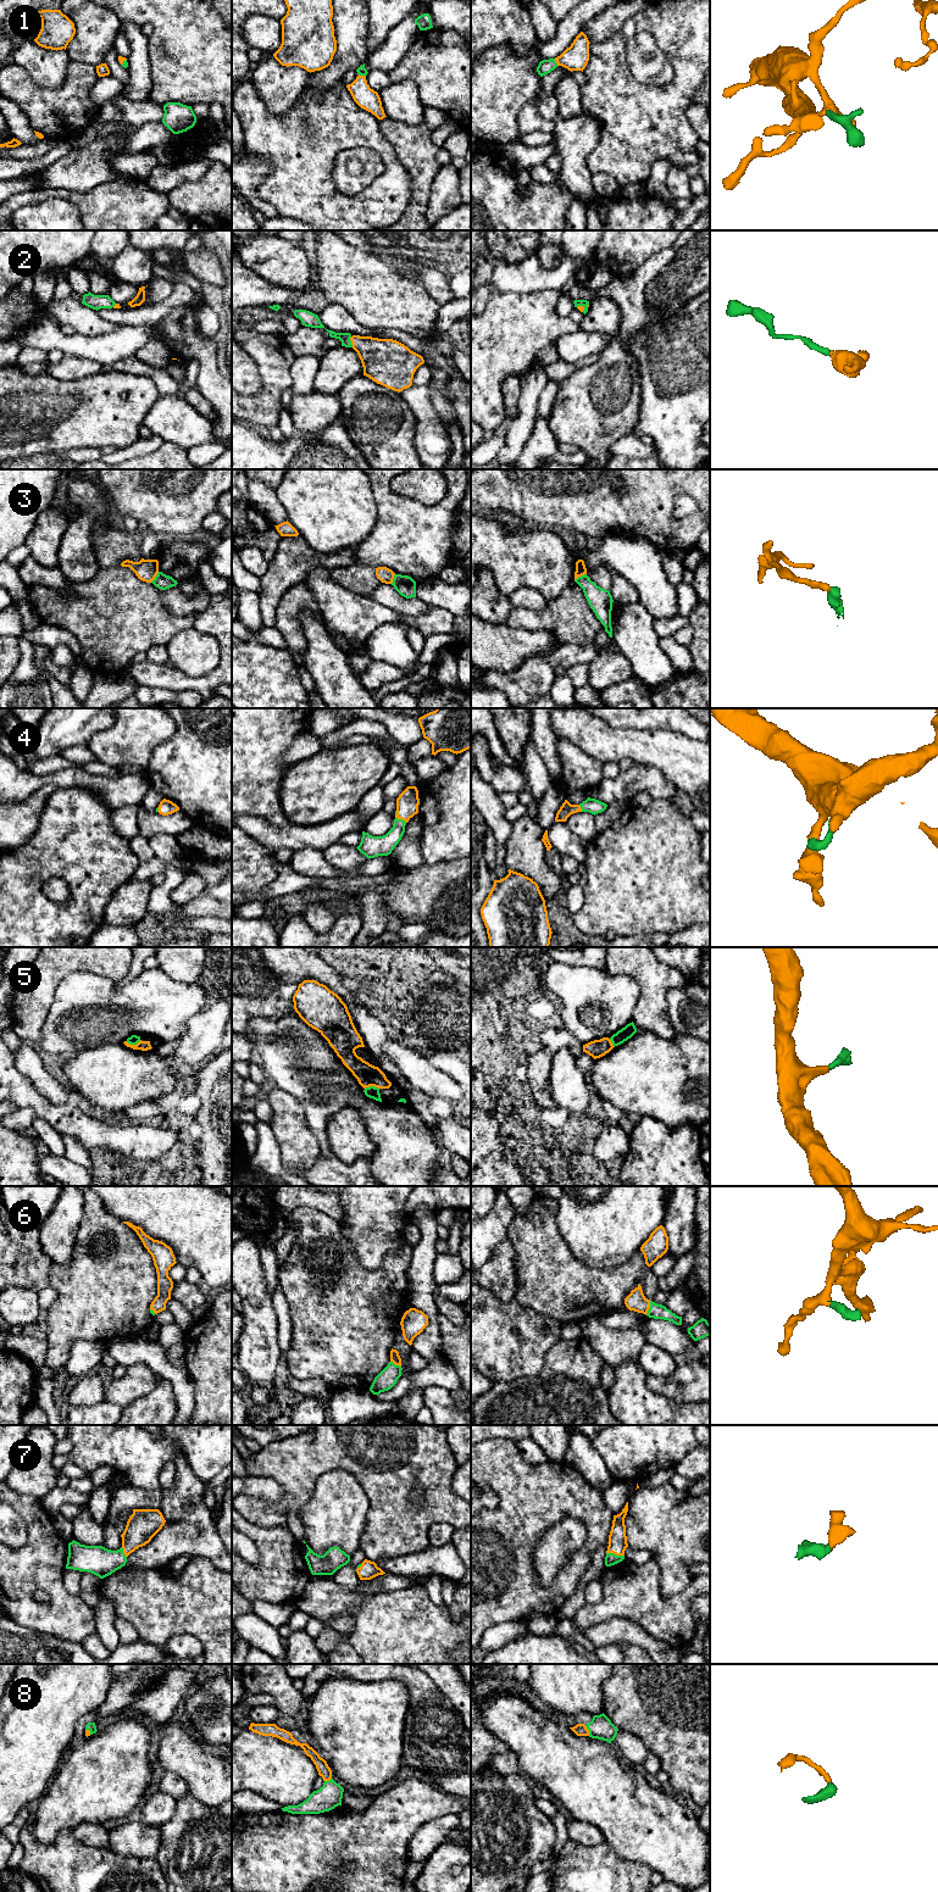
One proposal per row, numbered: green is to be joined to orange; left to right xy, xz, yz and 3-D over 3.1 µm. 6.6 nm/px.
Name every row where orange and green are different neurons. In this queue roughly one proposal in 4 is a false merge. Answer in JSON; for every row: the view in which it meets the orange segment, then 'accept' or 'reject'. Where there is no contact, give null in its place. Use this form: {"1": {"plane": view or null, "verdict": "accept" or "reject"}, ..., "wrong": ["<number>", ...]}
{"1": {"plane": "xz", "verdict": "accept"}, "2": {"plane": "xz", "verdict": "accept"}, "3": {"plane": "yz", "verdict": "reject"}, "4": {"plane": "xz", "verdict": "accept"}, "5": {"plane": "xy", "verdict": "accept"}, "6": {"plane": "yz", "verdict": "accept"}, "7": {"plane": "yz", "verdict": "accept"}, "8": {"plane": "yz", "verdict": "accept"}, "wrong": ["3"]}

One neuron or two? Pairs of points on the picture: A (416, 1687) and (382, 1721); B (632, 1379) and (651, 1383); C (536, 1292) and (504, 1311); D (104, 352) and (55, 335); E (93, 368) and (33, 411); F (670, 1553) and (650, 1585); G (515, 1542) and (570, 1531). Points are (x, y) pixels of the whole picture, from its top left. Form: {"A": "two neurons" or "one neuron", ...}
{"A": "two neurons", "B": "two neurons", "C": "two neurons", "D": "one neuron", "E": "two neurons", "F": "two neurons", "G": "two neurons"}

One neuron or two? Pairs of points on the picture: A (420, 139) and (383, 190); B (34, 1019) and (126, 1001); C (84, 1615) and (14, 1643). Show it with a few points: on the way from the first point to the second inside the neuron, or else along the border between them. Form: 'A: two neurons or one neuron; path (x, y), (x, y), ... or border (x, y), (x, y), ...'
A: two neurons; border (386, 139), (404, 167), (411, 190)
B: two neurons; border (56, 990), (42, 1028), (42, 1038), (37, 1044)
C: two neurons; border (15, 1621), (23, 1626), (70, 1640)

